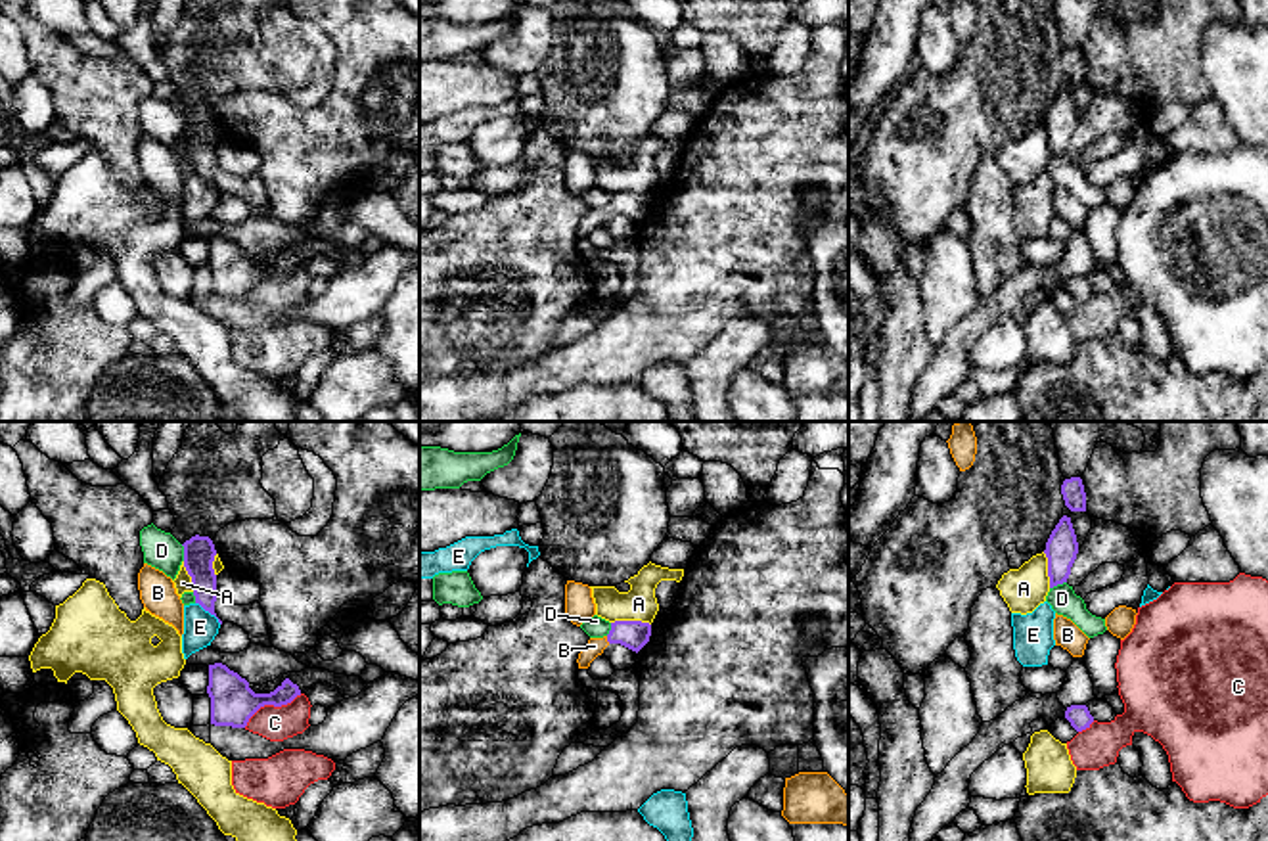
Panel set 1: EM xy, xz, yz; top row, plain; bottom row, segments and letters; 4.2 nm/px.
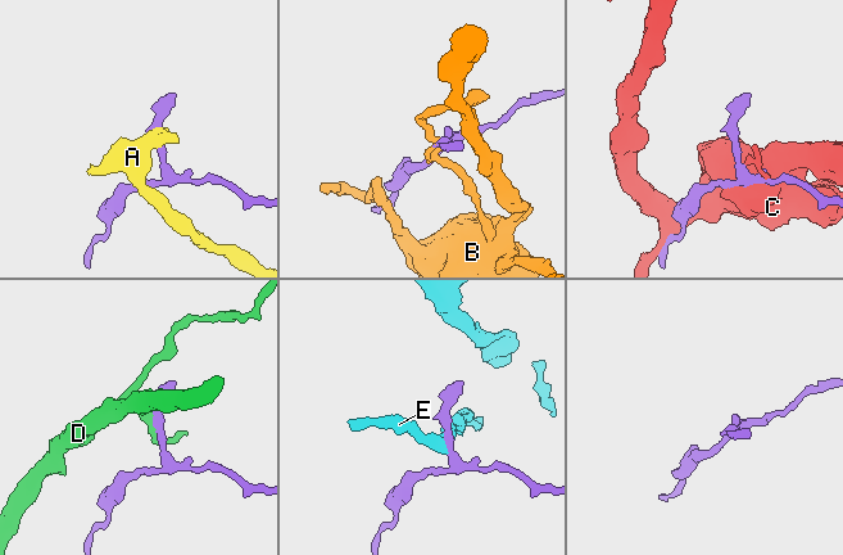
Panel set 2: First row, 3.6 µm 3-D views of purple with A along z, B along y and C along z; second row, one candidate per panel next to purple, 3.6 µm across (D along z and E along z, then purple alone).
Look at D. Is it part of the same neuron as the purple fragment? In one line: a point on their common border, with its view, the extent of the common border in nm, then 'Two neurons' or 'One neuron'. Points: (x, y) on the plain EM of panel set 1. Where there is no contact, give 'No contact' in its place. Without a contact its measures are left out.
Touches purple at xy (184, 123). Shared border 70 nm. Two neurons

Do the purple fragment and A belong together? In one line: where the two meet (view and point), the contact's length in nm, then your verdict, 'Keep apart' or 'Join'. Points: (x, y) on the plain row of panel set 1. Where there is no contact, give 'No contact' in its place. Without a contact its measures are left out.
Touches purple at xz (631, 192). Shared border 170 nm. Keep apart

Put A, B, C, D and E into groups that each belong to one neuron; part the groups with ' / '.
A / B / C / D / E

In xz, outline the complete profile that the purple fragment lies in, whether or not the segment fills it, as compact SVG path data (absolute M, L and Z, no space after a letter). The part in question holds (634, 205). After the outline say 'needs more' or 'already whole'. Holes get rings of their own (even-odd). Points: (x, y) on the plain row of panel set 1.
M615 192L603 209L590 209L578 224L578 239L588 239L590 234L603 224L609 215L621 215L632 222L640 222L651 207L651 195L642 192Z | needs more

